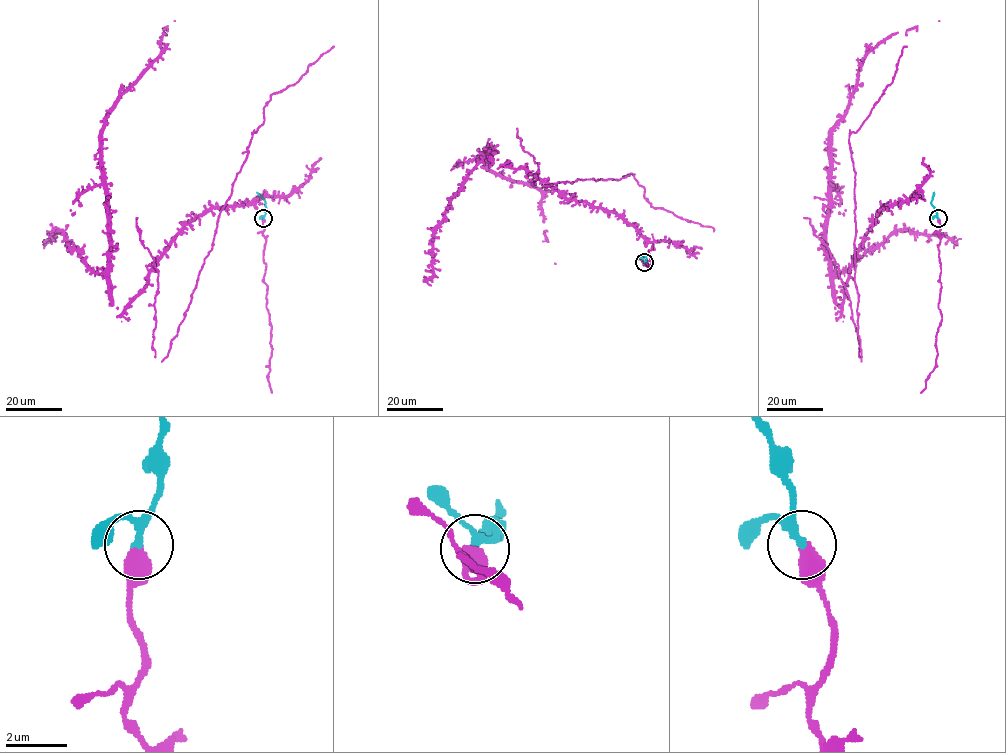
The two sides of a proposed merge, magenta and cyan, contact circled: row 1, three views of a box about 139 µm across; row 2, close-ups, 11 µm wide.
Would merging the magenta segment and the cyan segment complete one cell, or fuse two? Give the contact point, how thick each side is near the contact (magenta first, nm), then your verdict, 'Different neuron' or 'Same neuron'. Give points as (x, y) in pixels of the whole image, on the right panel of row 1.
Place: (938, 218). Thickness 500 nm (magenta) against 200 nm. Same neuron

